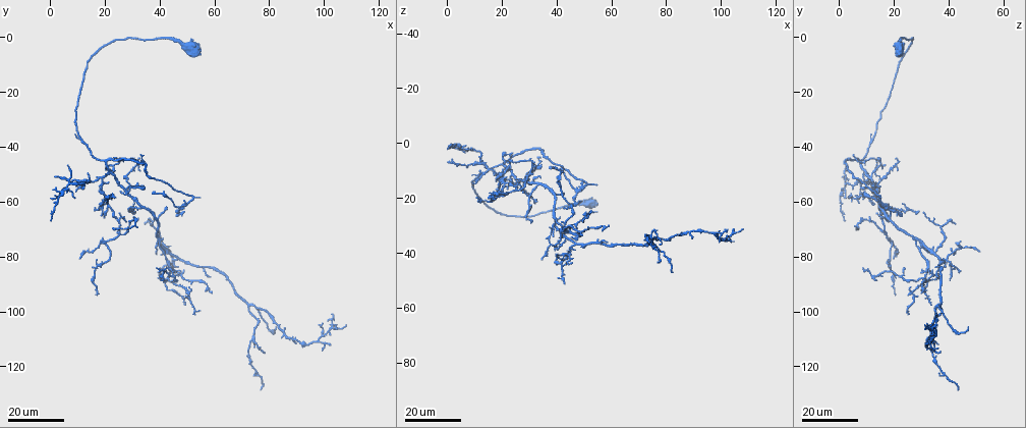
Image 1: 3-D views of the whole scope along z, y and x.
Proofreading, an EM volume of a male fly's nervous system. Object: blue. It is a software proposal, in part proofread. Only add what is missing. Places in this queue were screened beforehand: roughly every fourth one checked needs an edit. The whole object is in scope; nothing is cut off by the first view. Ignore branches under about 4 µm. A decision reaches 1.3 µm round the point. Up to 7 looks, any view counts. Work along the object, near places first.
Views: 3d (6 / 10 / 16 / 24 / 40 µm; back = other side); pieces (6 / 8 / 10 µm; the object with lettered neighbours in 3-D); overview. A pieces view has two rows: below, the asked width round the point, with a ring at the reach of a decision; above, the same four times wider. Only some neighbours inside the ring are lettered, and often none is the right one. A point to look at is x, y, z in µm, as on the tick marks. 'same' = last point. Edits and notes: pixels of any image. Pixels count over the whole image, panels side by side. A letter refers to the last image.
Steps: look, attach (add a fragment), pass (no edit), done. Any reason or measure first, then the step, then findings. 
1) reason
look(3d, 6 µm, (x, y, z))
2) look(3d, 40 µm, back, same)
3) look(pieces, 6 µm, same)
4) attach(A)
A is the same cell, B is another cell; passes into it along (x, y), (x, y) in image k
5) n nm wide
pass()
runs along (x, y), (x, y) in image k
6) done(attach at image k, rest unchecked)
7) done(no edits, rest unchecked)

thin end
look(3d, 24 µm, (57, 92, 32))

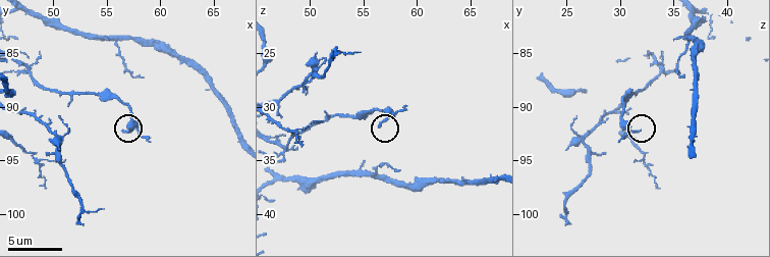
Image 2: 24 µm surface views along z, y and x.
look(pieces, 8 µm, (56.4, 92.4, 31.8))

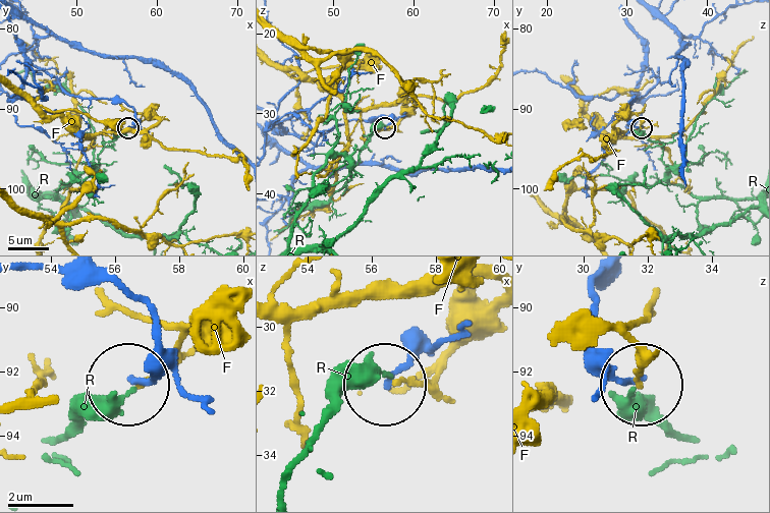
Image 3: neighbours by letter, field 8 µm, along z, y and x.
pass()
F and R are other cells; runs along (97, 273), (121, 286), (154, 328), (152, 368), (132, 382) in image 3; no lettered fragment goes on from it

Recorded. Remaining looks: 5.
thin end
look(3d, 16 µm, (46, 86, 44))

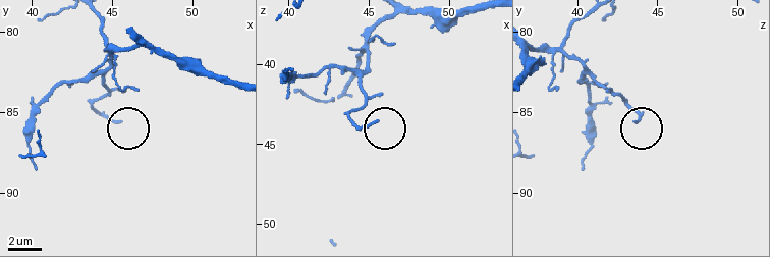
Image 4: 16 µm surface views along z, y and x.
look(pieces, 10 µm, (45.6, 85.4, 43.5))

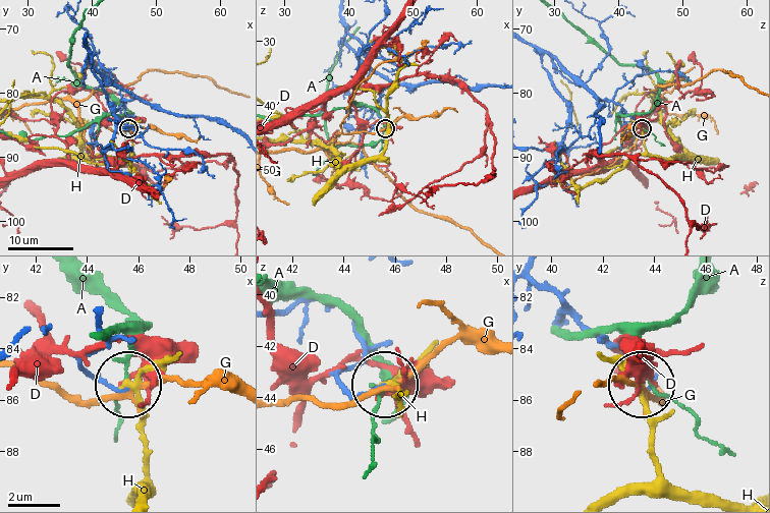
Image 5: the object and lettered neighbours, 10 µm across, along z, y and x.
pass()
A, D, G and H are other cells; no lettered fragment goes on from it

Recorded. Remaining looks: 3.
an open end
look(3d, 24 µm, (54, 58, 15))

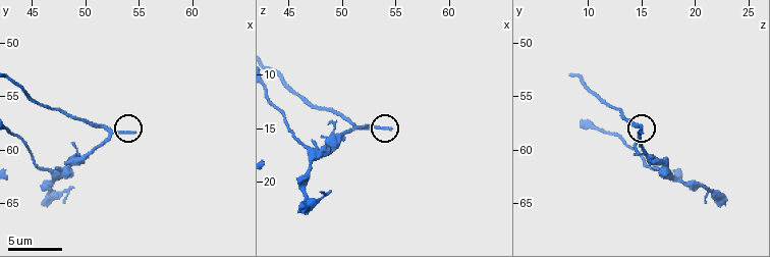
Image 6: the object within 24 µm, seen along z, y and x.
look(pieces, 6 µm, (54.4, 58.2, 15.0))

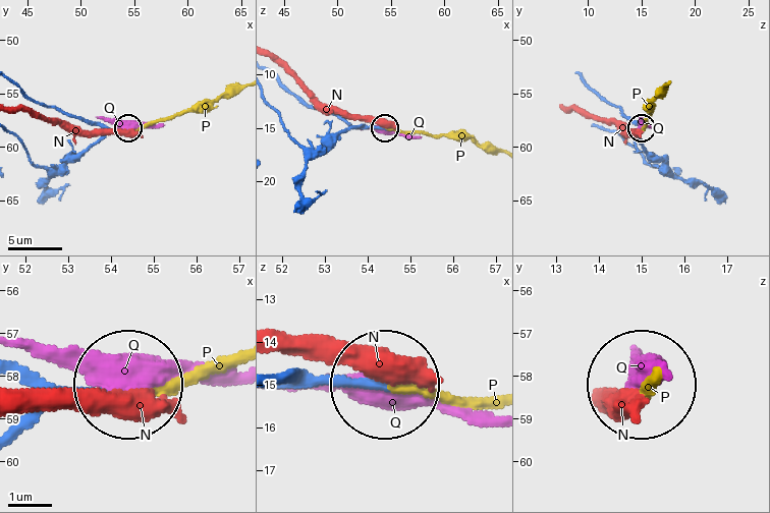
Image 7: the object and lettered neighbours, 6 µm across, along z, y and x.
attach(P)
P is the same cell, N and Q are other cells; it goes on there

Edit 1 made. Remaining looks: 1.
done(attach at image 7, rest unchecked)

